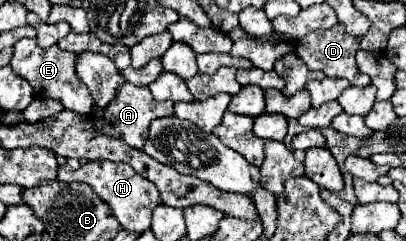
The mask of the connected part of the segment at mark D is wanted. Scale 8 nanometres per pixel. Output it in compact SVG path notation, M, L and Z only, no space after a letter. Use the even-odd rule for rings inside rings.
M337 23L335 27L325 29L325 31L311 31L295 43L295 53L303 59L303 63L309 69L319 69L327 77L345 77L355 87L367 87L371 83L371 79L367 75L363 75L355 65L357 49L359 49L359 39L347 35L341 23Z

